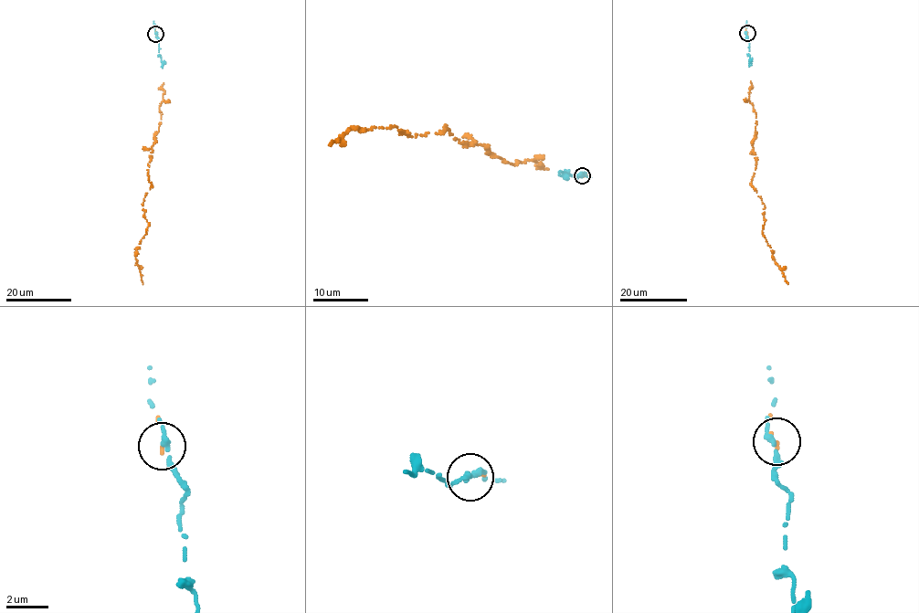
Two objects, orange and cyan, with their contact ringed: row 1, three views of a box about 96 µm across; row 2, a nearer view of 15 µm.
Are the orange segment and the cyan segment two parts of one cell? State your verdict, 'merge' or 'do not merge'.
merge

